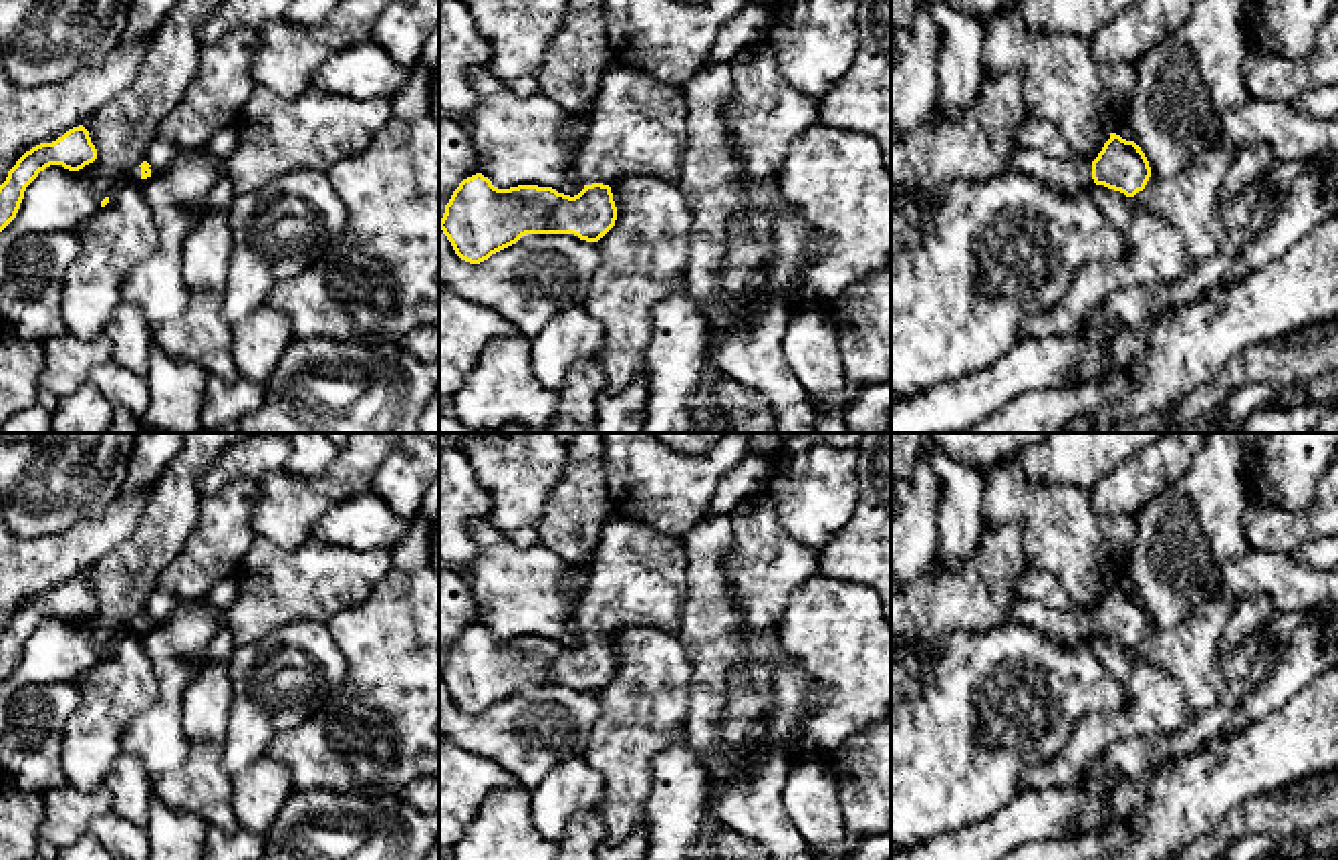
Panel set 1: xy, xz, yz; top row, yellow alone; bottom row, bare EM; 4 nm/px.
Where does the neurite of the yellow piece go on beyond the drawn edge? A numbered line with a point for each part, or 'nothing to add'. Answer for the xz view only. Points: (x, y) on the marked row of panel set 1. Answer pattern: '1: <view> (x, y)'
1: xz (637, 125)

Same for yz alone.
1: yz (1066, 176)

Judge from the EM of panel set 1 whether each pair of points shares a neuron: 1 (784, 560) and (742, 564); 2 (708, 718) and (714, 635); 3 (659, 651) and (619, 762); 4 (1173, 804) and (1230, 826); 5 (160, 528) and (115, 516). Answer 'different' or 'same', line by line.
1: same
2: same
3: same
4: different
5: different

